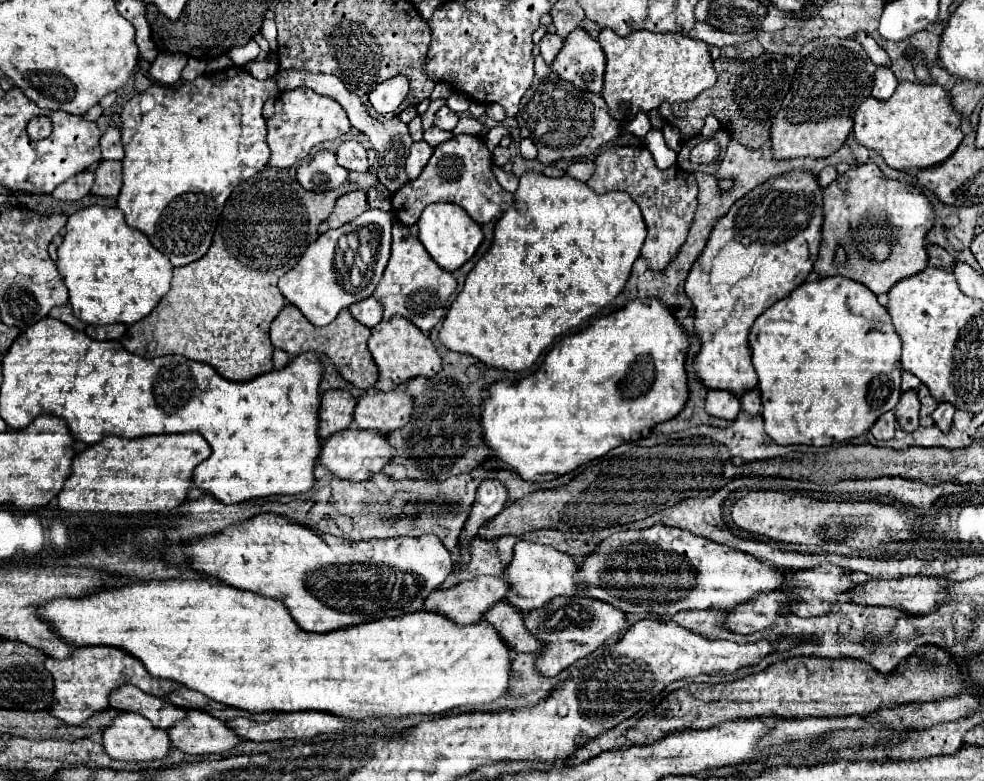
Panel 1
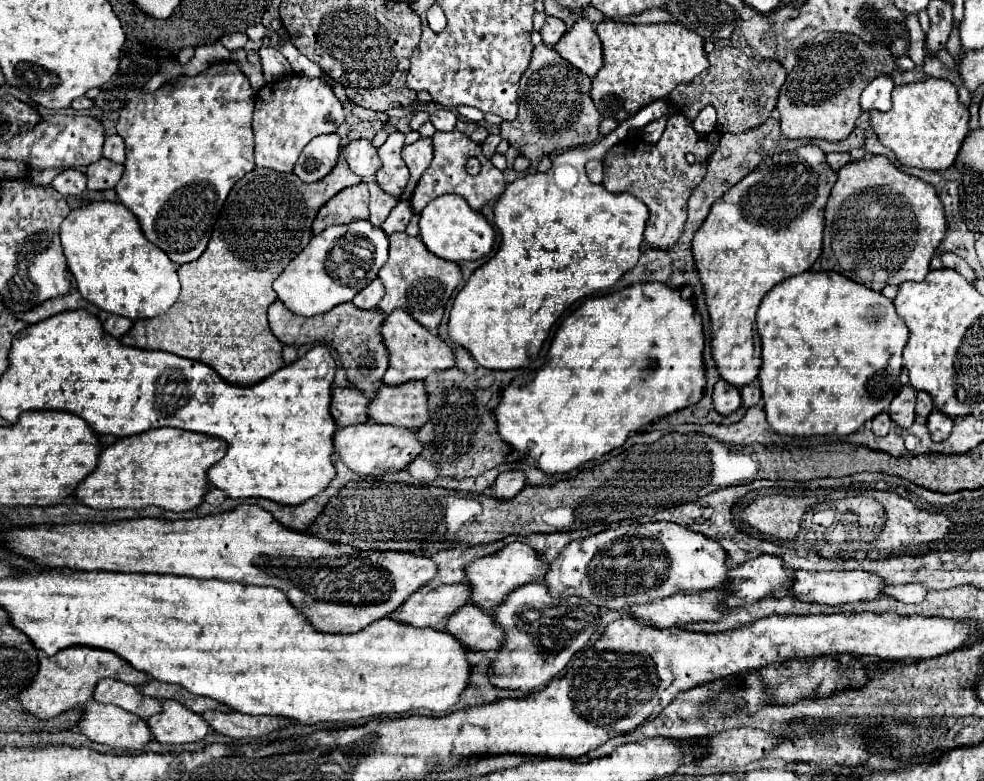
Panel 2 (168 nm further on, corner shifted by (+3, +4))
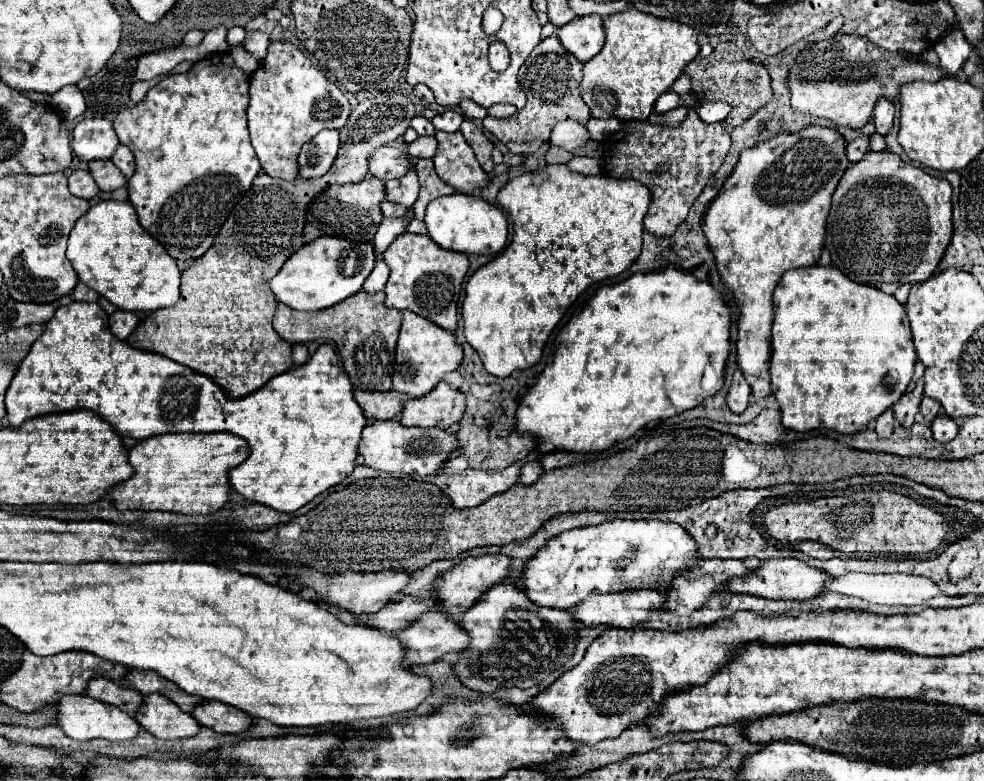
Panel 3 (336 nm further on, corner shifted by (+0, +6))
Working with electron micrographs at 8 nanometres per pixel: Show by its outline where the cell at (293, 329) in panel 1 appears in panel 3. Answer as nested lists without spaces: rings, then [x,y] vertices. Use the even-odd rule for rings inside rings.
[[[358,291],[352,299],[344,299],[338,307],[316,313],[298,313],[284,303],[278,303],[274,313],[274,329],[288,343],[308,343],[316,339],[328,339],[338,347],[344,369],[354,385],[362,391],[388,391],[392,389],[394,353],[400,331],[400,311],[384,305],[384,291],[378,295],[366,295]]]

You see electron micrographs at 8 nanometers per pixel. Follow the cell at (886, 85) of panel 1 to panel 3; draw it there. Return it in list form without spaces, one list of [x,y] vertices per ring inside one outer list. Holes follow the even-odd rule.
[[[888,97],[878,99],[878,103],[874,107],[874,117],[872,117],[872,121],[876,125],[876,133],[880,133],[880,135],[888,133],[888,129],[892,127],[892,121],[894,121],[894,111],[896,109]]]

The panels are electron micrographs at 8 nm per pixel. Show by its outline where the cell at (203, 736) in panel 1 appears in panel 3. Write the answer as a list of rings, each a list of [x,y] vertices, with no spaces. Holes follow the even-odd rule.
[[[160,693],[146,695],[134,717],[148,733],[164,741],[188,739],[198,735],[202,729],[202,725],[190,713],[182,711],[174,701]]]

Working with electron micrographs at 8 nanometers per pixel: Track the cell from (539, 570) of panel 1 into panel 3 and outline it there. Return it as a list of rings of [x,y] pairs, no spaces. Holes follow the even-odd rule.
[[[482,555],[482,557],[466,557],[458,565],[454,565],[450,571],[446,571],[438,581],[432,595],[438,595],[442,599],[442,611],[450,611],[450,615],[462,615],[468,609],[472,609],[478,599],[490,591],[494,585],[502,583],[508,577],[508,571],[512,569],[512,559],[508,555]]]

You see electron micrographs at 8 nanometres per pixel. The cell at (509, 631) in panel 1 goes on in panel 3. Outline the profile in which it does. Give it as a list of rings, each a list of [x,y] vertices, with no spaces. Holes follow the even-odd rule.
[[[442,611],[422,615],[414,627],[396,633],[406,647],[410,647],[410,663],[432,663],[444,659],[448,653],[460,653],[470,647],[472,637],[460,621]]]

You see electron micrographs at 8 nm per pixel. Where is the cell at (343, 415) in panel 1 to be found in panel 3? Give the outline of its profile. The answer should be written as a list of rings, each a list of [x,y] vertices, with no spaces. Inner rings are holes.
[[[390,389],[386,393],[370,393],[370,391],[354,391],[356,403],[362,407],[366,423],[374,423],[380,419],[392,419],[398,417],[402,411],[402,399],[406,399],[402,393]]]

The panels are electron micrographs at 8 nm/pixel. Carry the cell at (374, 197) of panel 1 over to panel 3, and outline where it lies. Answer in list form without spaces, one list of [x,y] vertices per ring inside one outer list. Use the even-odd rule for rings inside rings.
[[[382,201],[382,215],[384,217],[400,217],[400,215],[404,215],[404,211],[406,211],[406,207],[402,207],[402,205]]]

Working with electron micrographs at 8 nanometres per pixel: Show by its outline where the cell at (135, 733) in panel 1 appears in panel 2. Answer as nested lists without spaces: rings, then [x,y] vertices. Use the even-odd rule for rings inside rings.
[[[97,701],[83,707],[77,727],[91,741],[119,749],[143,749],[151,741],[151,731],[141,717]]]

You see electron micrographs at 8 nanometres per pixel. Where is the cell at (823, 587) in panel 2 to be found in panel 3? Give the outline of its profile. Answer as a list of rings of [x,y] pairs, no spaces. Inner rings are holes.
[[[770,559],[756,567],[746,579],[734,579],[730,583],[730,591],[734,593],[750,593],[750,595],[760,595],[766,599],[790,599],[790,601],[812,601],[816,599],[826,585],[832,581],[832,577],[816,567],[806,565],[800,559]]]

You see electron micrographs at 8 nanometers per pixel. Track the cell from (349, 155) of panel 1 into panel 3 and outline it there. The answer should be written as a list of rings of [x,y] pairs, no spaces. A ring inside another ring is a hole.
[[[392,145],[378,147],[368,159],[368,175],[382,181],[390,181],[398,175],[404,175],[410,167],[412,167],[412,161],[406,155],[406,151],[400,151]]]

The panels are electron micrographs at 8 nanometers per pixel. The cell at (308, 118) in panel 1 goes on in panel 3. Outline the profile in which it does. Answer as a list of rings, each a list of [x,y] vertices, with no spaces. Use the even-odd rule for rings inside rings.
[[[274,41],[270,55],[250,75],[248,129],[252,147],[260,159],[262,171],[270,177],[296,179],[296,157],[306,141],[322,129],[342,129],[350,115],[350,103],[336,83],[332,83],[296,45]]]

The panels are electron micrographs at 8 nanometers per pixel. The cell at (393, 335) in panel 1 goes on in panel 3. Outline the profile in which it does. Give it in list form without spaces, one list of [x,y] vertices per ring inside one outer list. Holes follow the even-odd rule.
[[[412,311],[402,313],[402,327],[396,347],[396,365],[392,375],[392,387],[408,397],[422,397],[430,391],[444,373],[456,371],[462,363],[462,347],[456,343],[454,335],[438,325],[414,315]]]

